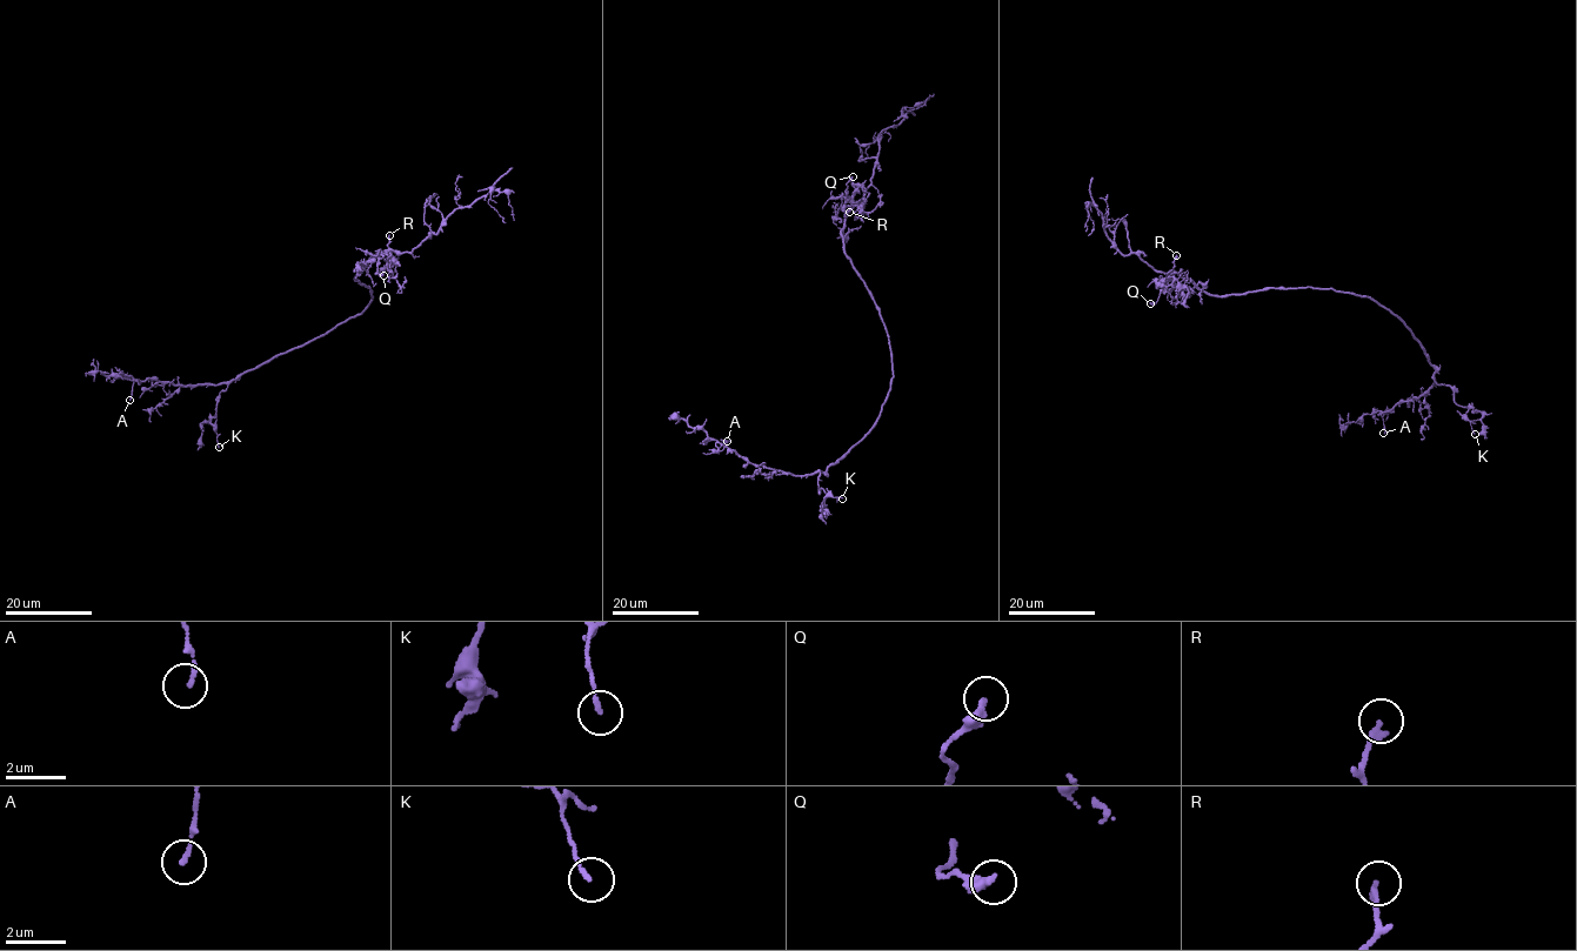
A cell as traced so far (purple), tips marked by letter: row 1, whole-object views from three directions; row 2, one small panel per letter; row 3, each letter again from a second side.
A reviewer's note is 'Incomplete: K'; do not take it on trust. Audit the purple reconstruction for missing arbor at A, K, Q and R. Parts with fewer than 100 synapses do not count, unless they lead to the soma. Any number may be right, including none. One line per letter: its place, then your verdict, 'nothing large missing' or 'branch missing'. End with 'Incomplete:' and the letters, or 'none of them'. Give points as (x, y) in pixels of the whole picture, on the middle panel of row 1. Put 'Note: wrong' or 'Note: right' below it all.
A: (727, 441) | nothing large missing
K: (842, 499) | nothing large missing
Q: (853, 176) | nothing large missing
R: (849, 212) | nothing large missing
Incomplete: none of them
Note: wrong

